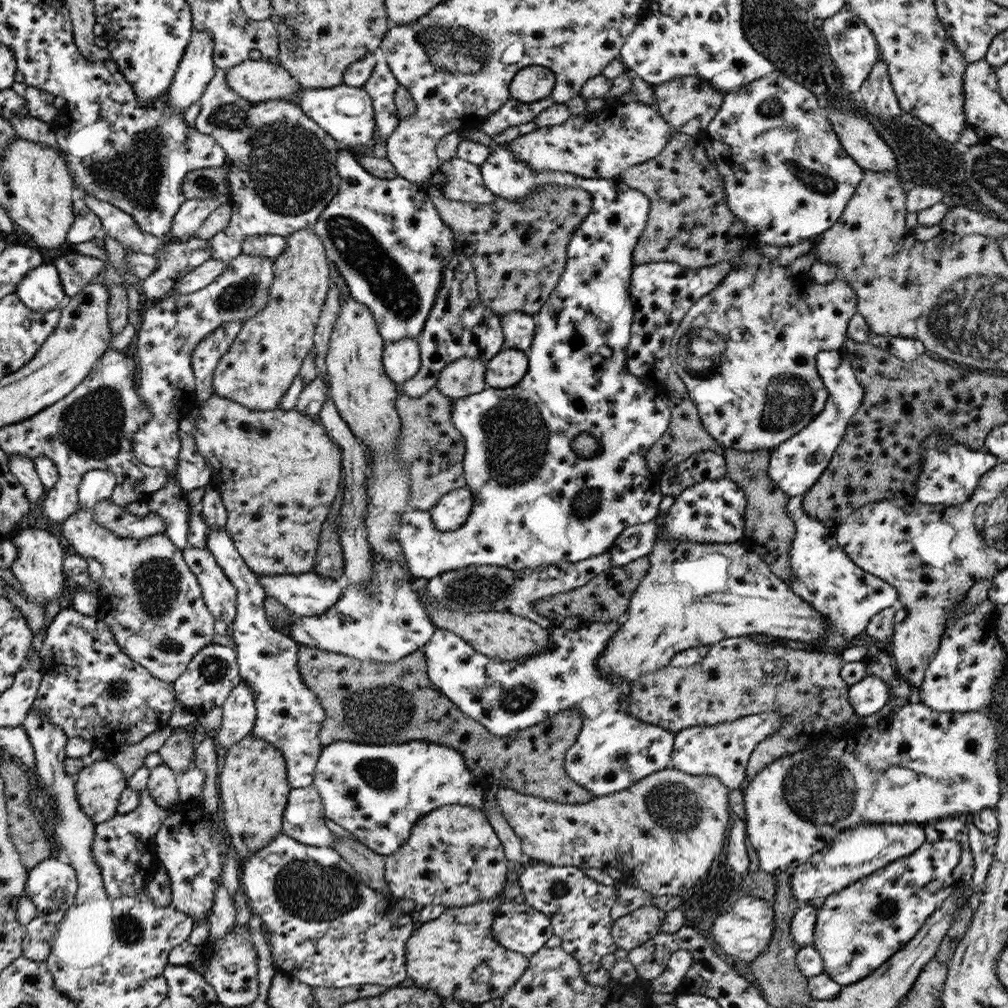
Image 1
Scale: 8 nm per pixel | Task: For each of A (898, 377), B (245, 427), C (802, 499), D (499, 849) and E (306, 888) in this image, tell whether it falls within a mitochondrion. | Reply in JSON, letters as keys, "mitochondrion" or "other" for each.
{"A":"other","B":"other","C":"other","D":"other","E":"mitochondrion"}

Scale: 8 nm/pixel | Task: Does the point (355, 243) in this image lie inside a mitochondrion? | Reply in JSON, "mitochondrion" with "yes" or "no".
{"mitochondrion":"yes"}

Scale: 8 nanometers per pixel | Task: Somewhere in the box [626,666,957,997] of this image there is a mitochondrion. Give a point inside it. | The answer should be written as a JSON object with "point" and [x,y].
{"point":[819,790]}

